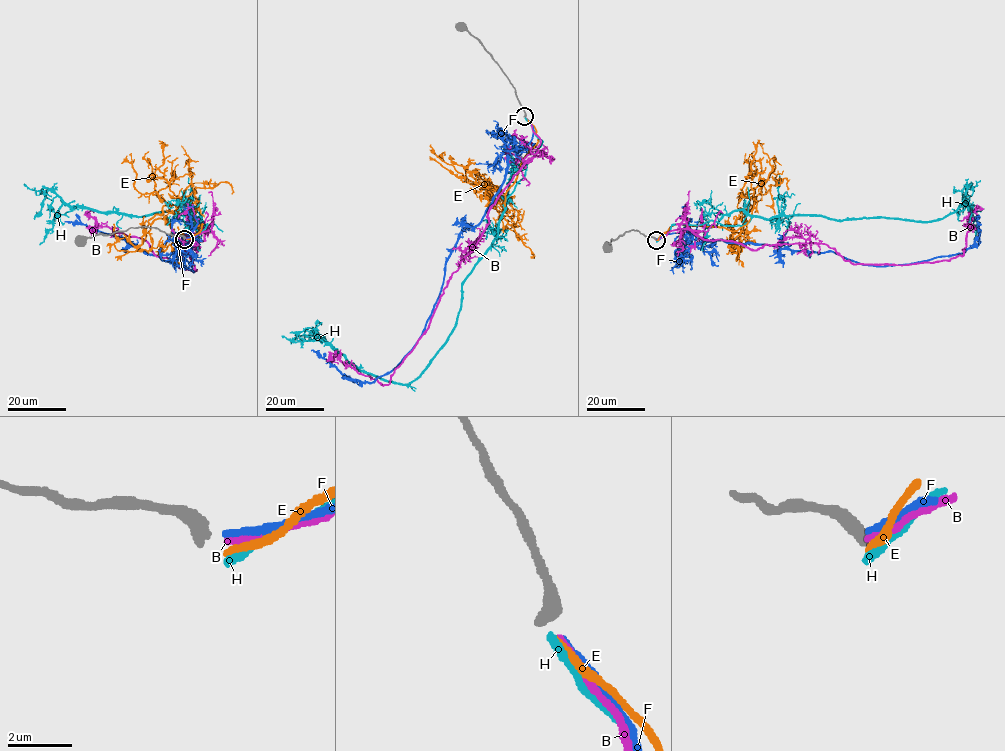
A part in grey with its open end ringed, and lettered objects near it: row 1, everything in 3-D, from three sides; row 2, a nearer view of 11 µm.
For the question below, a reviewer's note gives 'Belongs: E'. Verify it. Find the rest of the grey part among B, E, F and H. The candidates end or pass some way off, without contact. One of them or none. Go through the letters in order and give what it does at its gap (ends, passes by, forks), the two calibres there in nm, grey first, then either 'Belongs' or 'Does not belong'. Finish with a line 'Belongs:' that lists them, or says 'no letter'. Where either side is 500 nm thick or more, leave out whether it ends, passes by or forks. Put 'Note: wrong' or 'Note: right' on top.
Note: right
B: It ends there. Thickness 400 nm (grey) against 200 nm. Does not belong
E: It ends there. Thickness 400 nm (grey) against 240 nm. Belongs
F: It ends there. Thickness 400 nm (grey) against 240 nm. Does not belong
H: It ends there. Thickness 400 nm (grey) against 280 nm. Does not belong
Belongs: E

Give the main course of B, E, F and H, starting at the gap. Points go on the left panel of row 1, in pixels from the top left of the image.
B: (186, 239), (208, 228), (198, 252), (188, 246), (197, 270), (98, 224), (94, 212)
E: (186, 239), (202, 224), (197, 232), (185, 199), (148, 221), (134, 251), (115, 248), (113, 223)
F: (186, 238), (199, 233), (186, 243), (195, 244), (178, 253), (194, 271), (85, 224), (65, 221)
H: (186, 239), (207, 224), (191, 219), (201, 224), (191, 228), (170, 212), (73, 207), (49, 190), (37, 213)

